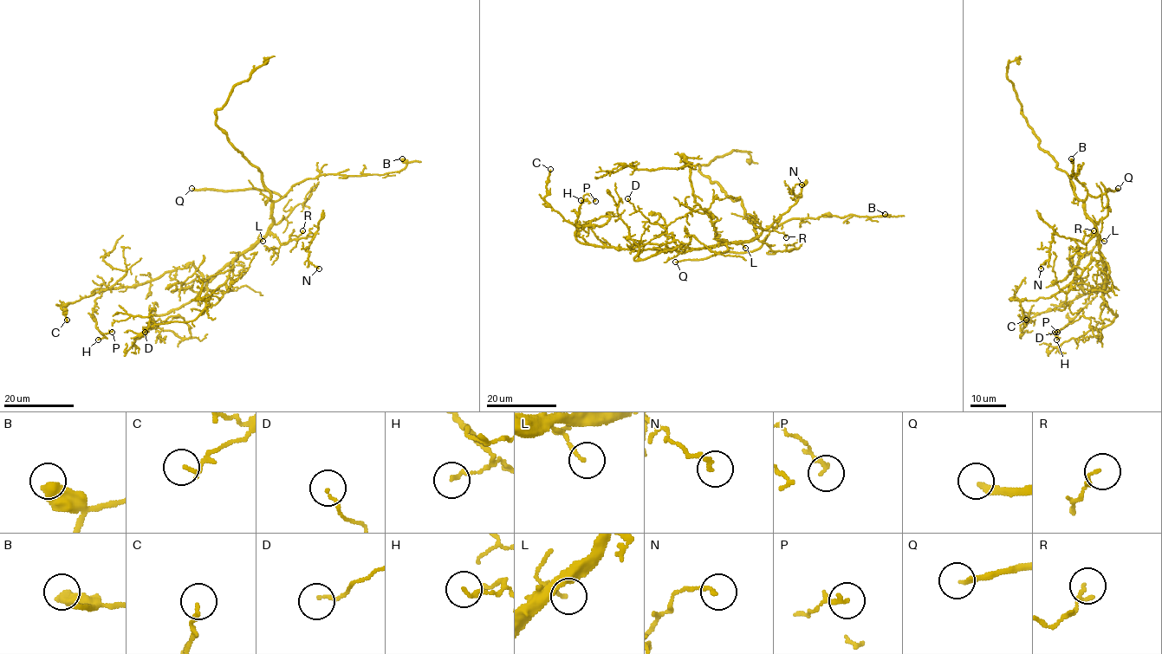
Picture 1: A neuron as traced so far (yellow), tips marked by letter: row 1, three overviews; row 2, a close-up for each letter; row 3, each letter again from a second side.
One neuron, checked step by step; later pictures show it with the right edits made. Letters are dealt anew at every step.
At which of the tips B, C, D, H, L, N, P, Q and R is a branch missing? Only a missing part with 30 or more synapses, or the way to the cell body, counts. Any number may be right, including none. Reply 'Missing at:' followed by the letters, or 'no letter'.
Missing at: Q

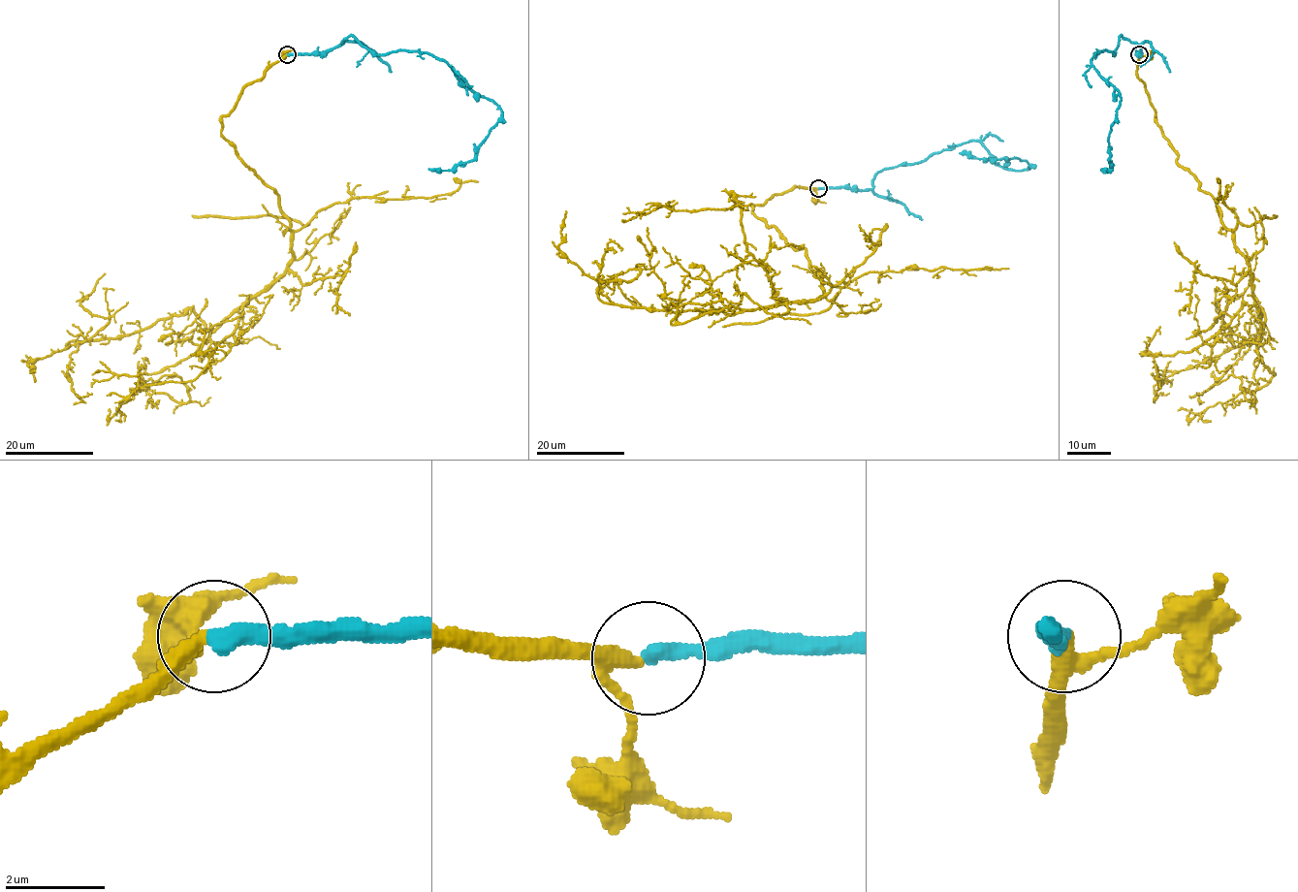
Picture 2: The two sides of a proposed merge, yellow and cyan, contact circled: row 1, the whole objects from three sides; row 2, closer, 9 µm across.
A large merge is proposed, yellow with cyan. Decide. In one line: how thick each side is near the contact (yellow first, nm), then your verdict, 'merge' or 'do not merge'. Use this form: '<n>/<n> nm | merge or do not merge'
240/360 nm | merge

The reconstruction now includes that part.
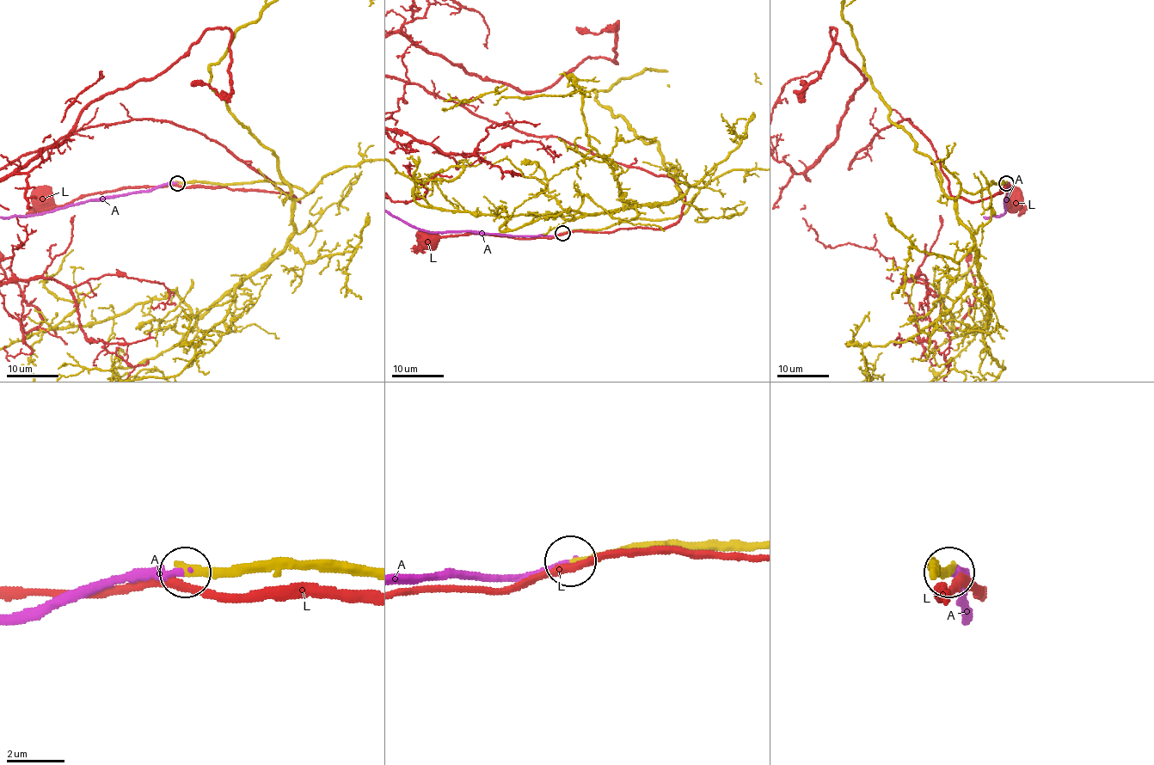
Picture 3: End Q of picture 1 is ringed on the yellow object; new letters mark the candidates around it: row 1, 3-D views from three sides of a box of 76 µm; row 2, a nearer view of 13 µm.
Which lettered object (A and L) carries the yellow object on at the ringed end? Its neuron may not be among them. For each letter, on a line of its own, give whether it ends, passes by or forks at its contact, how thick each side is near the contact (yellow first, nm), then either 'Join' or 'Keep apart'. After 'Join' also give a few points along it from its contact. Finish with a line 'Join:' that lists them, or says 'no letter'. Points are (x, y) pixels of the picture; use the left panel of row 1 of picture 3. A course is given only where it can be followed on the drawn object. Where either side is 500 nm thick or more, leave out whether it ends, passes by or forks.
A: It ends there. Thickness 320 nm (yellow) against 200 nm. Join
L: It passes by. Thickness 280 nm (yellow) against 280 nm. Keep apart
Join: A

